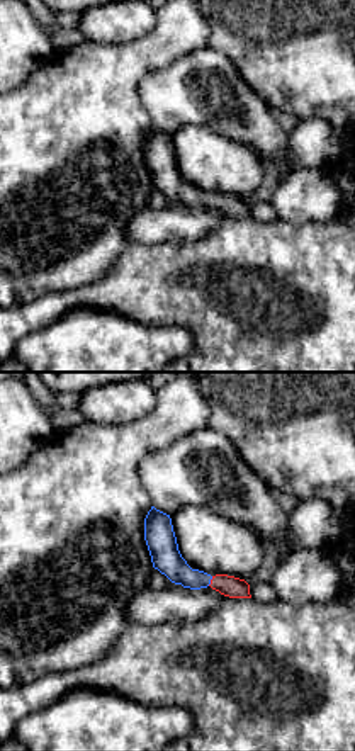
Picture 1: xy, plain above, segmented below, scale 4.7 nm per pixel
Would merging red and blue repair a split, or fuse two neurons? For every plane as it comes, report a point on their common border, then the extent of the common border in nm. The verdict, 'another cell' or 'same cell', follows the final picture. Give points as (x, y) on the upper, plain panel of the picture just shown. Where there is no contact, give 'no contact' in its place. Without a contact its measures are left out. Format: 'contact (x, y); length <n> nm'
contact (211, 201); length 50 nm

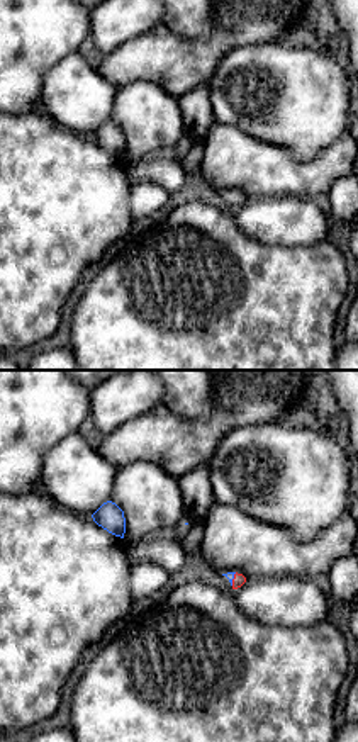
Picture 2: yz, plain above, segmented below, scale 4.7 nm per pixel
contact (233, 199); length 70 nm

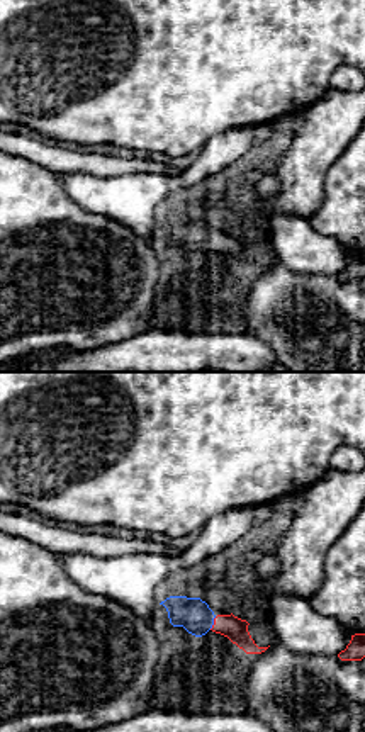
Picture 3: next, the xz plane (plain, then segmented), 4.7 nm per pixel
contact (214, 243); length 70 nm

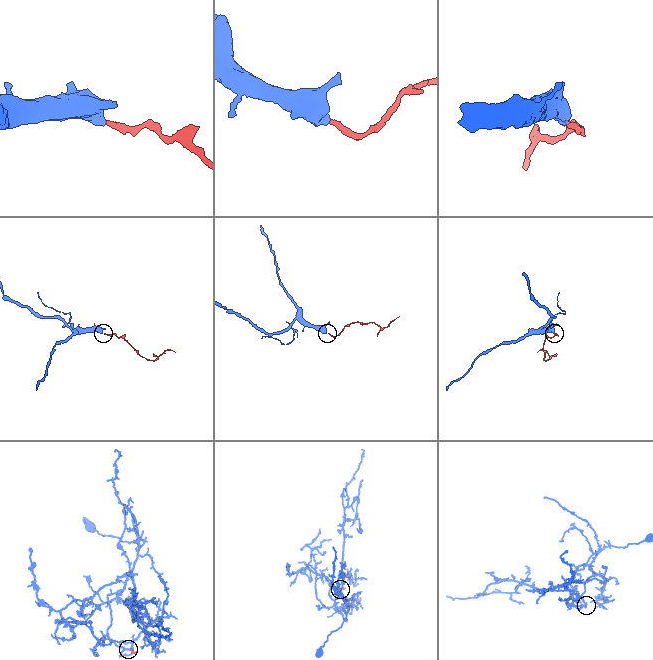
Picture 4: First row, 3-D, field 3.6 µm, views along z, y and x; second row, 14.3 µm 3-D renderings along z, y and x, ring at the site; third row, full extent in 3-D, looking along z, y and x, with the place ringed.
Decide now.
same cell

